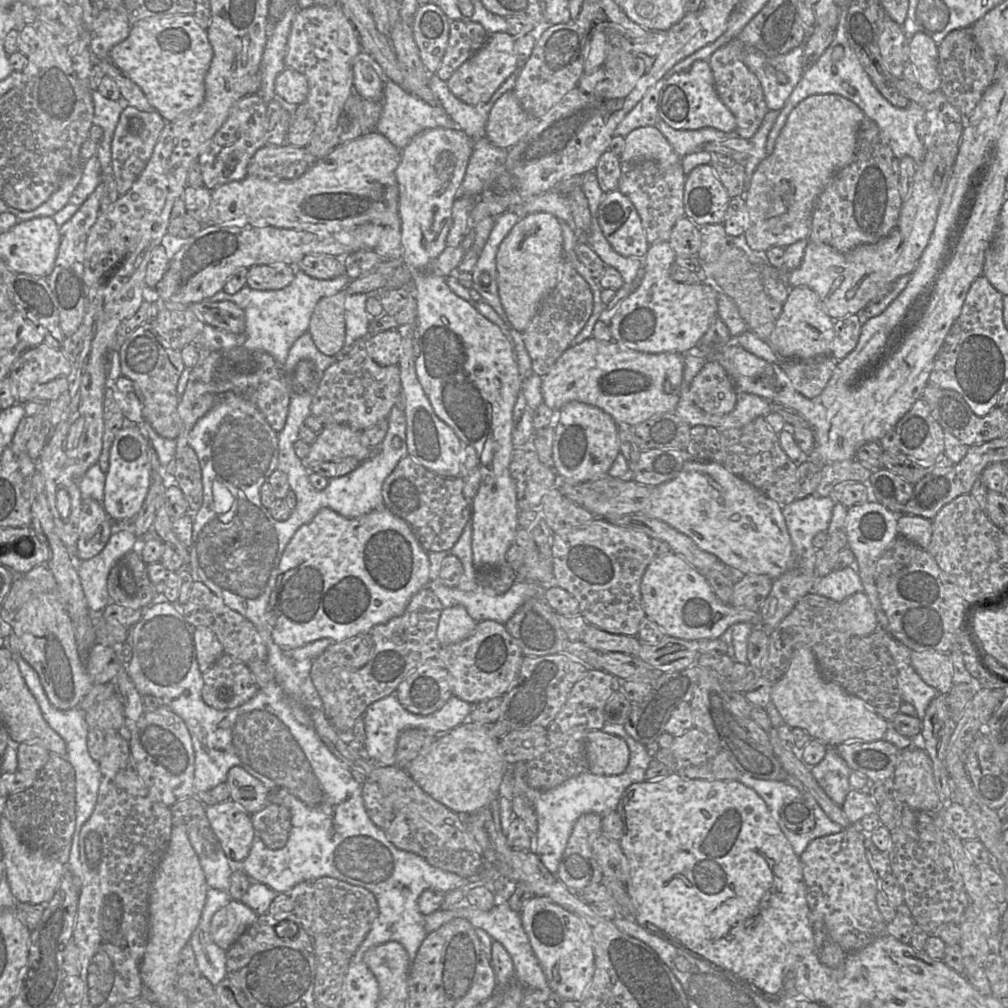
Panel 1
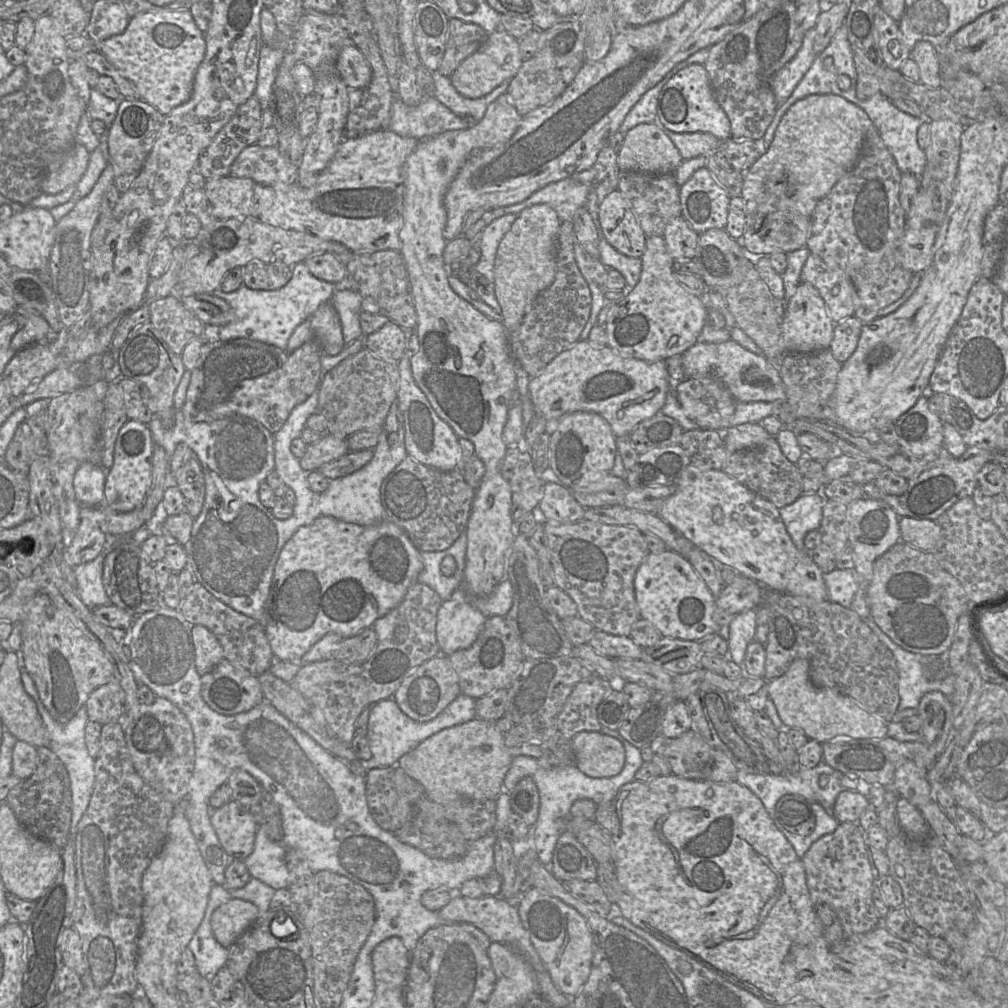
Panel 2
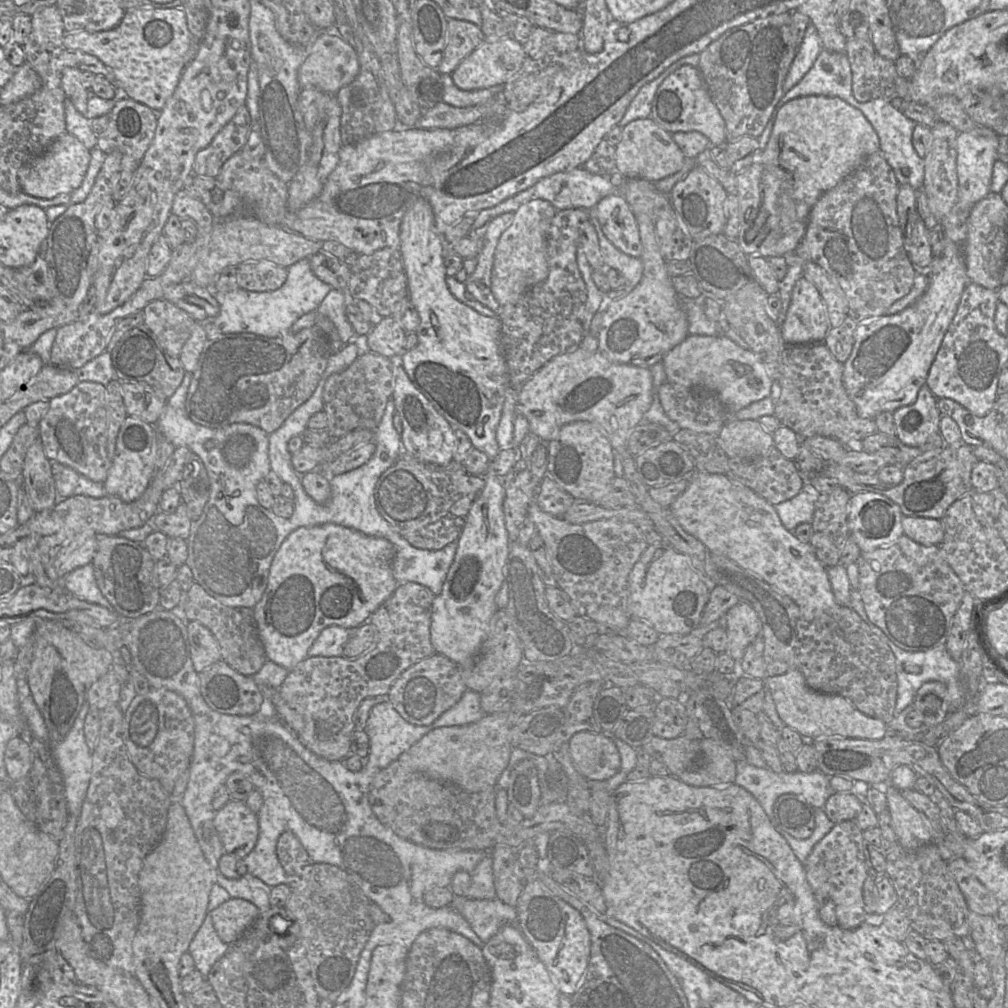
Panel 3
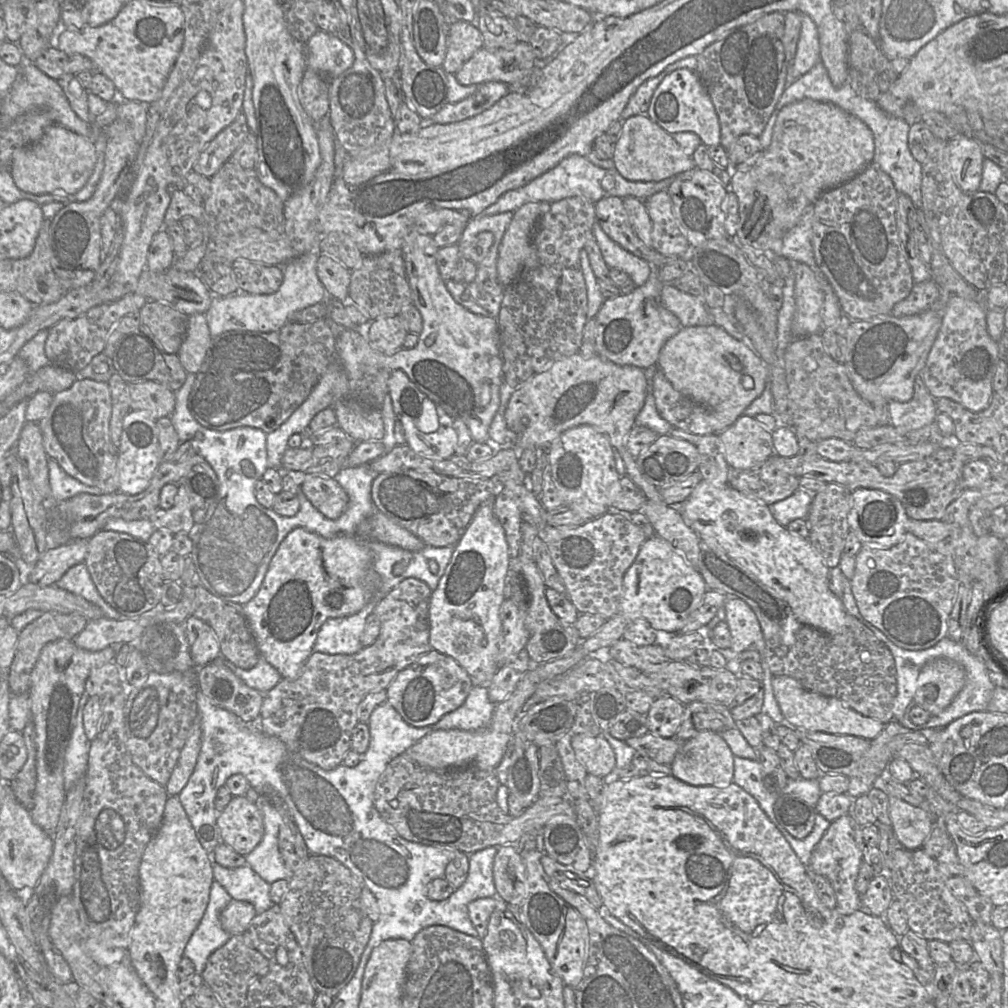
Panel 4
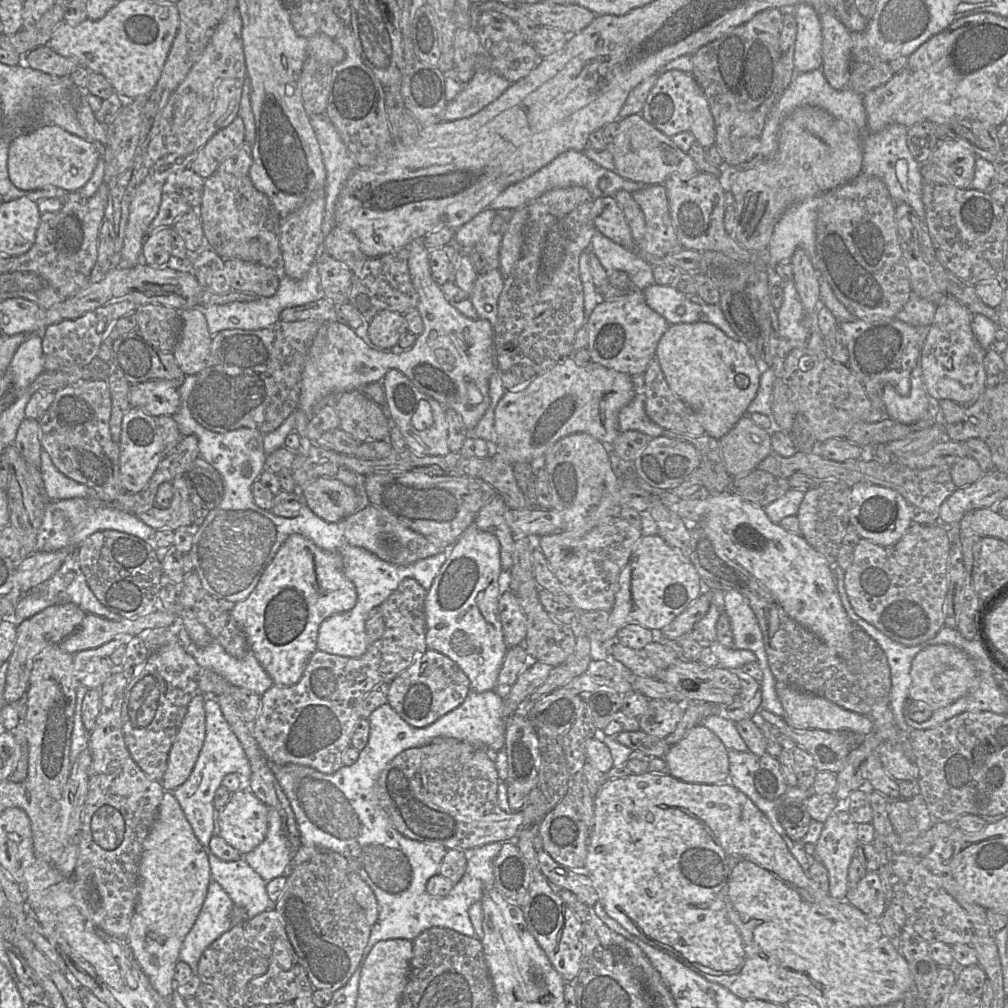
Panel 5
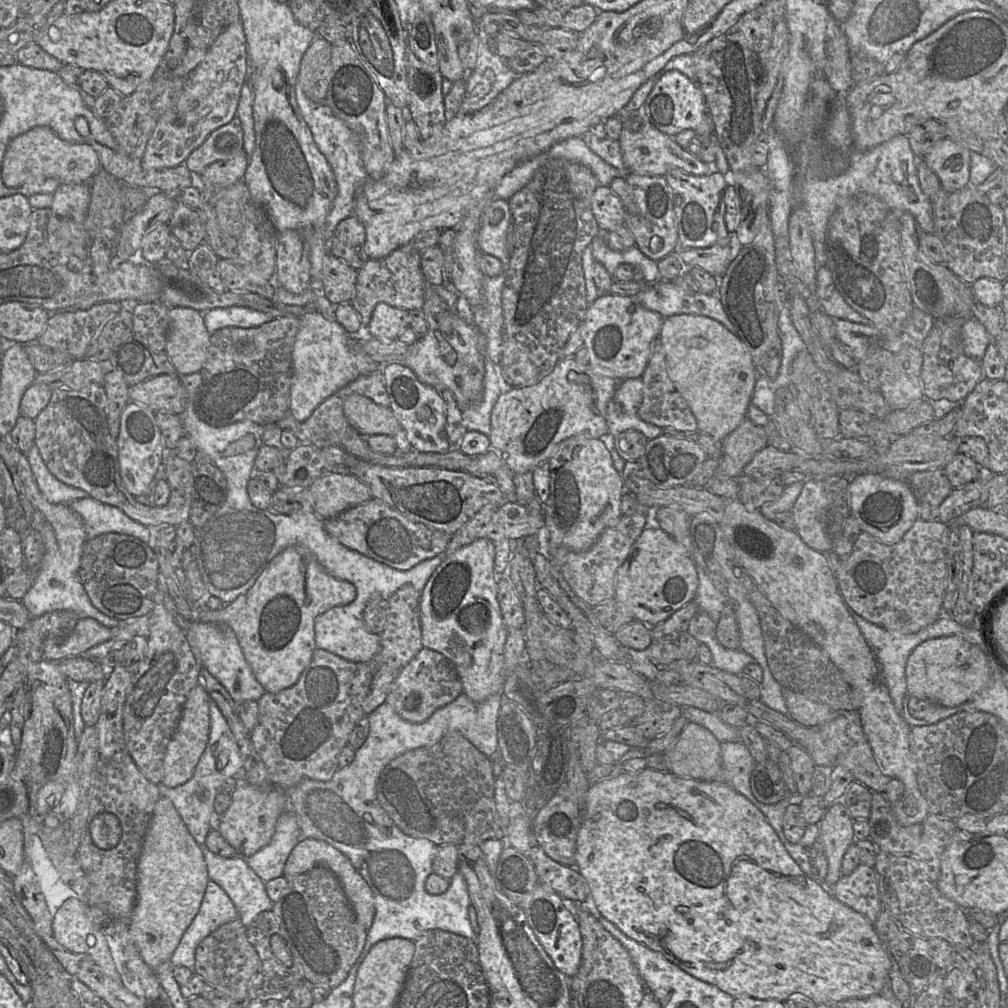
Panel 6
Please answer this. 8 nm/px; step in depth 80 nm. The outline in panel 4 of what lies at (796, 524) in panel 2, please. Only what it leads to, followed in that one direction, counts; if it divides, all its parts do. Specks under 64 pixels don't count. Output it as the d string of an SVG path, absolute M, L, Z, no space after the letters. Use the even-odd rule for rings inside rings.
M799 487L791 496L768 505L775 520L783 527L795 519L807 519L811 504L817 493Z

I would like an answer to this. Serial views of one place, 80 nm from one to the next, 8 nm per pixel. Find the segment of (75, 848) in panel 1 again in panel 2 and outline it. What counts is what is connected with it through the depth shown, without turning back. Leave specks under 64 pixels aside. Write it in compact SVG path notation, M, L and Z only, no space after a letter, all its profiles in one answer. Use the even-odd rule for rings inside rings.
M17 652L17 654L19 668L21 670L21 680L24 689L36 703L39 715L49 735L49 748L63 762L68 771L71 791L71 827L77 827L83 814L87 810L95 784L95 759L92 758L88 753L85 742L85 728L87 722L89 721L86 706L83 705L74 715L74 717L66 724L60 724L56 722L51 717L44 704L41 702L35 683L24 668L21 652Z

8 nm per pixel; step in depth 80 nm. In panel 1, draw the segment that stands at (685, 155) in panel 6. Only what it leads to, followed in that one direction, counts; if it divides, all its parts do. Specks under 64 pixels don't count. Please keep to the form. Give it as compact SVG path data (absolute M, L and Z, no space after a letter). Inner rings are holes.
M655 126L637 128L624 139L625 146L619 156L621 163L652 160L661 165L670 165L681 159Z

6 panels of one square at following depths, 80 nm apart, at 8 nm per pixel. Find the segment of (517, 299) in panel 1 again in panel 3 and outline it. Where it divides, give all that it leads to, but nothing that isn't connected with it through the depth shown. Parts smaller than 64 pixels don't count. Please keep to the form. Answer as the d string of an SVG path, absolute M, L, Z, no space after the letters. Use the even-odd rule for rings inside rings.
M535 199L513 213L512 224L502 233L496 246L492 268L491 291L500 306L516 302L528 288L548 277L548 232L556 211L550 202Z

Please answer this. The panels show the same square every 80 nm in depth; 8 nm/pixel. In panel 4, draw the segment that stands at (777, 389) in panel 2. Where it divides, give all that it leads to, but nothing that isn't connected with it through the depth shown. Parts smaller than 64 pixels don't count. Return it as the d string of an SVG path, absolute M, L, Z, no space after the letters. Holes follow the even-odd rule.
M715 324L683 327L664 344L657 365L675 390L709 411L709 423L716 433L731 426L763 393L769 374L767 364L763 362L758 353L753 353L743 342L734 339Z

